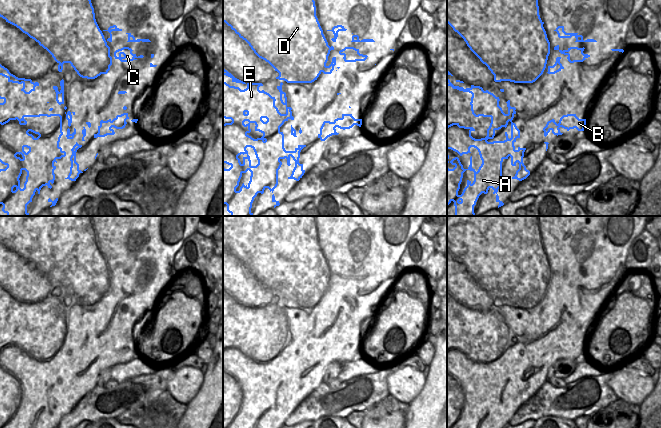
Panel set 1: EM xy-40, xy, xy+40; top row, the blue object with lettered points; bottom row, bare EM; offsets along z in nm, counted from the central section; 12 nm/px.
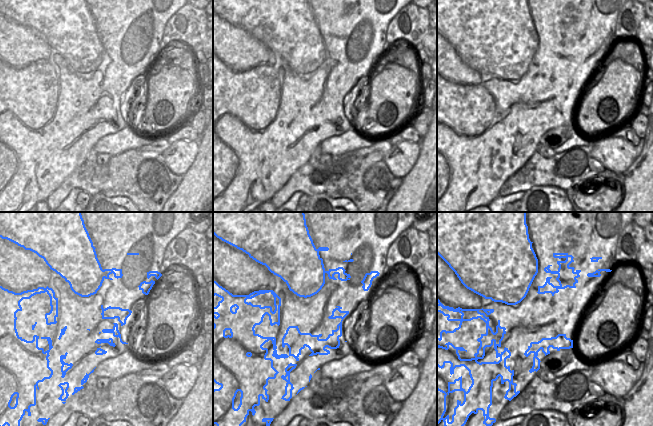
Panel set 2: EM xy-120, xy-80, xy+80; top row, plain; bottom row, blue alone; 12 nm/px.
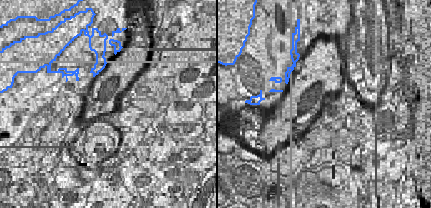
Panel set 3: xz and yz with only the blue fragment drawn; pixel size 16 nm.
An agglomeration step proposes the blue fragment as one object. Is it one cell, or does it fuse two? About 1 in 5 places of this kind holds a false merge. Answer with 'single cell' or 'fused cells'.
single cell

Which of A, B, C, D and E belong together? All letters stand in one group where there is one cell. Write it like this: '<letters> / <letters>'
A B C D E

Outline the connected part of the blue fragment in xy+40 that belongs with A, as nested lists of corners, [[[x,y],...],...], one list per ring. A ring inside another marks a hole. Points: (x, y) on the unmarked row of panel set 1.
[[[447,303],[447,310],[463,316],[469,316],[471,321],[471,335],[475,341],[483,340],[490,341],[491,347],[487,353],[487,360],[481,363],[475,363],[471,360],[471,356],[475,355],[473,351],[460,350],[459,347],[452,347],[447,350],[447,428],[452,425],[454,428],[476,428],[479,420],[492,412],[493,418],[497,418],[498,413],[502,410],[502,386],[504,383],[511,381],[511,389],[516,390],[519,387],[519,393],[512,403],[522,405],[530,399],[530,395],[526,393],[523,387],[524,376],[526,372],[515,373],[514,367],[517,362],[520,362],[520,354],[516,348],[512,346],[516,338],[516,332],[510,330],[508,324],[508,337],[505,338],[499,330],[499,321],[496,321],[488,314],[484,315],[480,310],[471,309],[470,312],[454,310]],[[508,346],[511,346],[511,362],[508,362],[505,356],[506,363],[504,365],[488,366],[488,363],[493,363],[495,355],[502,351],[507,351]],[[474,371],[478,374],[482,388],[476,396],[472,392],[472,380],[470,381],[470,389],[467,393],[463,392],[458,381],[453,382],[450,387],[455,391],[448,392],[448,374],[451,373],[457,376],[460,380],[468,378],[470,372]],[[466,394],[474,396],[474,405],[467,404],[467,410],[464,412],[461,419],[458,418],[460,408],[462,406],[463,397]]]

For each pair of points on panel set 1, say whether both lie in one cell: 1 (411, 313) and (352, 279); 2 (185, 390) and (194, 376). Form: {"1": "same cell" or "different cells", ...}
{"1": "different cells", "2": "same cell"}

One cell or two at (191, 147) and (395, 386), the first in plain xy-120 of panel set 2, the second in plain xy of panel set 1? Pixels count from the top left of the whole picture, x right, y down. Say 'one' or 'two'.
one

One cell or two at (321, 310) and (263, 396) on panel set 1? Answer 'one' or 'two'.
one

